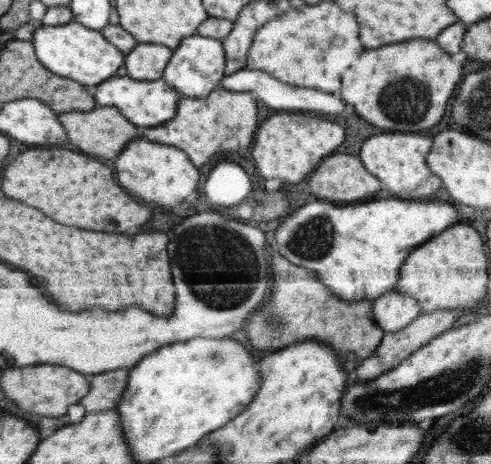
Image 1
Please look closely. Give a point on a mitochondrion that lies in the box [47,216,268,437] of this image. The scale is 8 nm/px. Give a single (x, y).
(205, 257)

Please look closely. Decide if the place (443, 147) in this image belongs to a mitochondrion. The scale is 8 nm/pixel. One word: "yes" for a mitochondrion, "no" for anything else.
no

